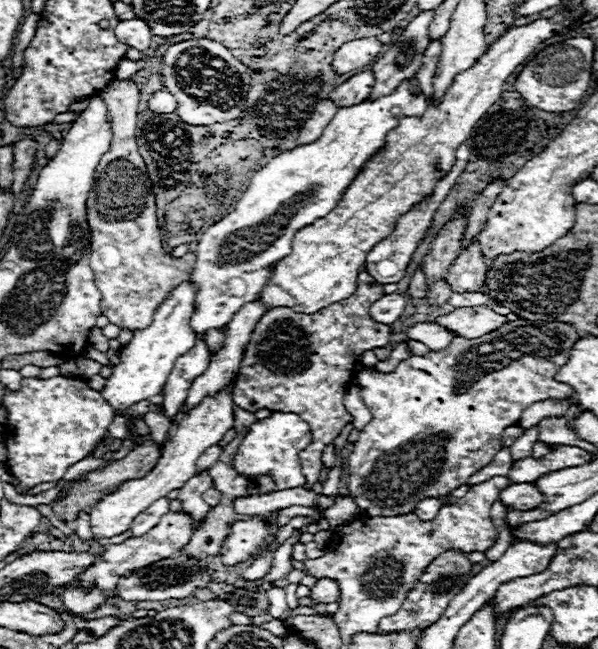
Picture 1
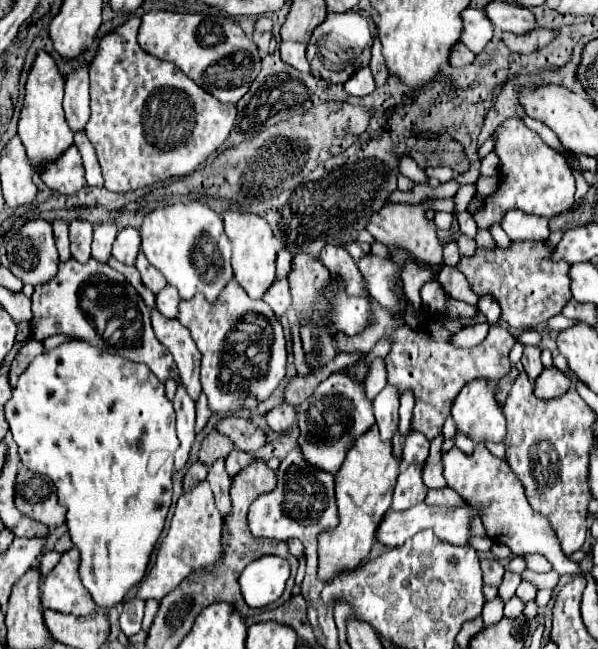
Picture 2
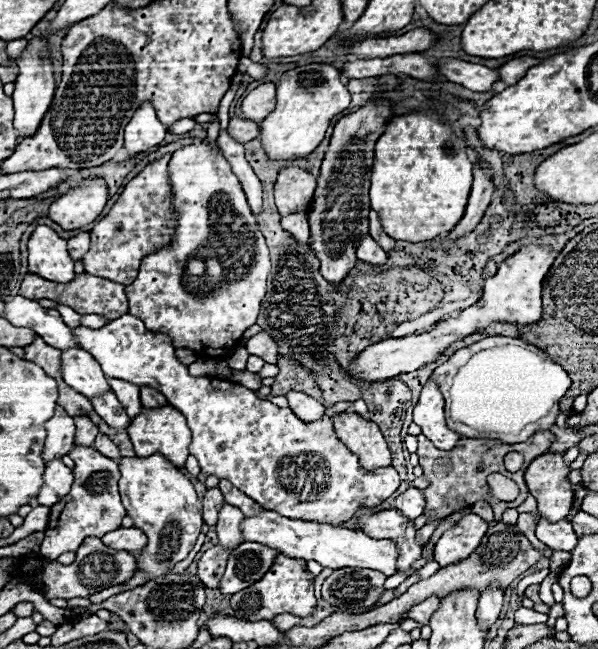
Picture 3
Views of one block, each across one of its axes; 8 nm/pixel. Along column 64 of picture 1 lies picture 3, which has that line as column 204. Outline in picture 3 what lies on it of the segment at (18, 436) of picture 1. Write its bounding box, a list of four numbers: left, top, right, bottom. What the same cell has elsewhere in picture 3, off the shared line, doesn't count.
[72,314,400,524]

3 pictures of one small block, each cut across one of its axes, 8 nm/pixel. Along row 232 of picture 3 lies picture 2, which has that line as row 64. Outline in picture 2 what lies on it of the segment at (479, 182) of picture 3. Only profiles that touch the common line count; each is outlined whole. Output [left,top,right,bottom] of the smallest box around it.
[448,42,474,68]

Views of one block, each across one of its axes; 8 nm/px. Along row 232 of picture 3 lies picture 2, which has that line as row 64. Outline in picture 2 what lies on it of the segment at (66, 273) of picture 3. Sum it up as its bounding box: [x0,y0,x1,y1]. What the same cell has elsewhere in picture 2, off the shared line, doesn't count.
[18,50,74,174]

